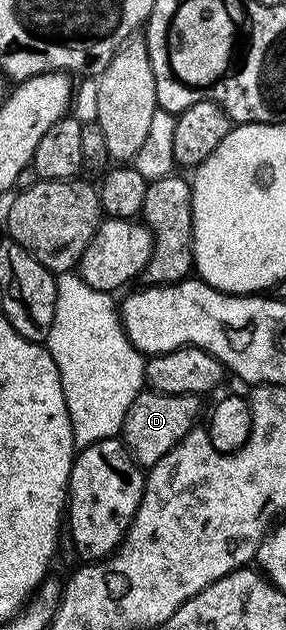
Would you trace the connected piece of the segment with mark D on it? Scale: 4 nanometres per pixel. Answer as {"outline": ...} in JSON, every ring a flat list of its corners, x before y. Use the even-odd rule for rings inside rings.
{"outline":[[150,388,139,391,135,403,123,421,121,437,123,443,135,461,144,468,150,468,173,449,183,437,196,425,199,418,200,395,197,394,162,394]]}

